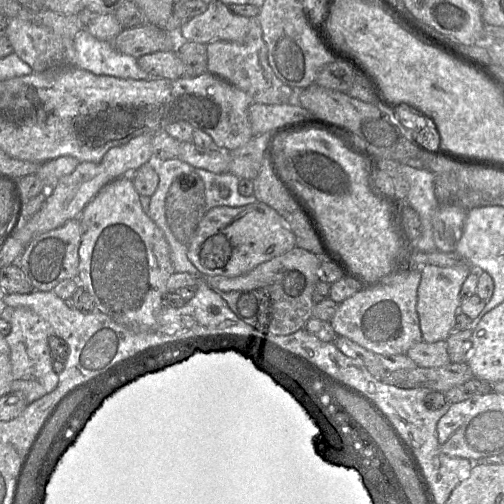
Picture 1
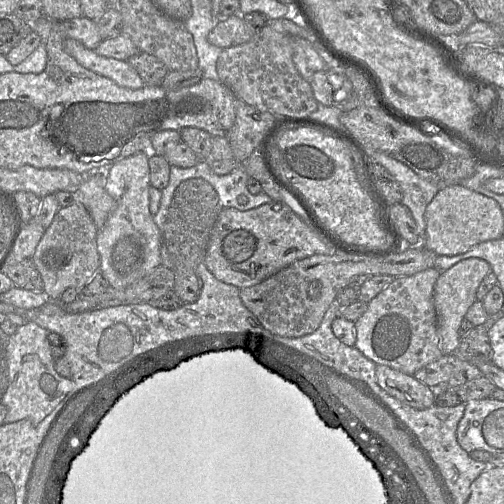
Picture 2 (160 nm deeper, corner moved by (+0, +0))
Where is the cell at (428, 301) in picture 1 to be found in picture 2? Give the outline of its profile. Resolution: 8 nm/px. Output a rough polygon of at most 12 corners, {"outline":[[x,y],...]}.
{"outline":[[469,258],[440,273],[433,299],[439,348],[456,353],[458,330],[491,272]]}

